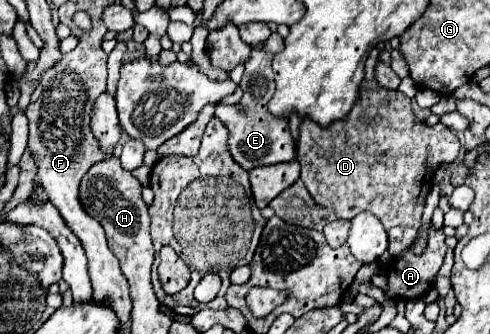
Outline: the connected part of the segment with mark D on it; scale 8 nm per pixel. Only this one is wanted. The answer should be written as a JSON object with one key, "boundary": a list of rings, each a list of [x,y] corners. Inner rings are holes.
{"boundary":[[[373,49],[365,61],[365,77],[359,87],[359,103],[355,103],[347,119],[335,121],[331,123],[331,127],[319,127],[319,123],[315,123],[313,119],[301,121],[299,141],[297,141],[297,161],[301,163],[301,181],[305,183],[315,203],[335,213],[337,219],[353,219],[361,211],[371,211],[383,221],[383,227],[387,231],[399,225],[419,229],[423,203],[431,189],[435,167],[439,169],[441,163],[457,159],[459,139],[443,123],[437,123],[435,127],[421,123],[411,109],[411,99],[407,99],[399,91],[383,89],[375,81],[375,63],[379,61],[377,55],[379,51]]]}

